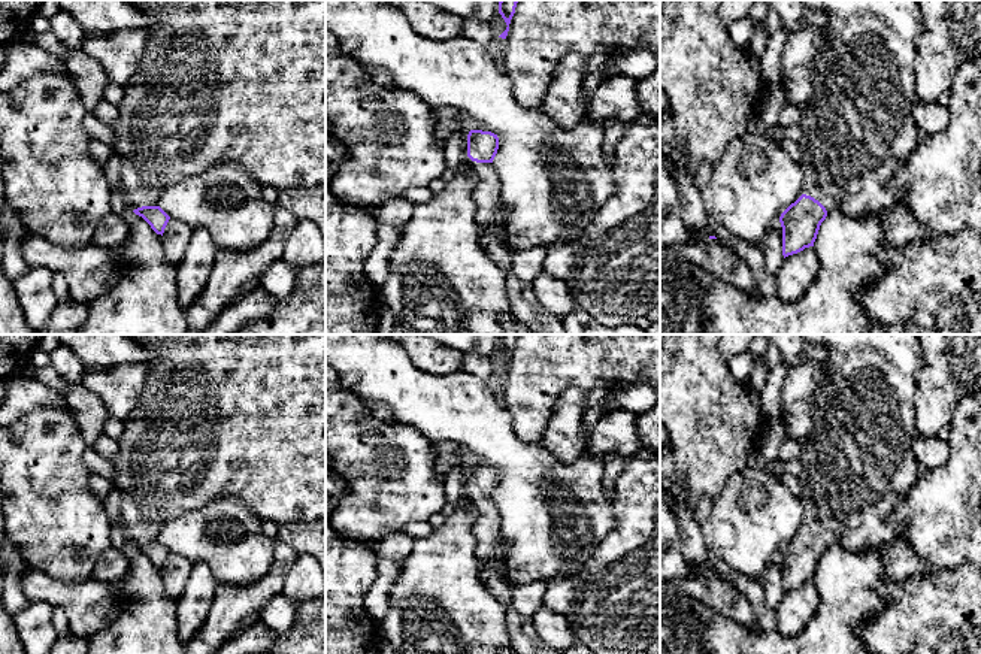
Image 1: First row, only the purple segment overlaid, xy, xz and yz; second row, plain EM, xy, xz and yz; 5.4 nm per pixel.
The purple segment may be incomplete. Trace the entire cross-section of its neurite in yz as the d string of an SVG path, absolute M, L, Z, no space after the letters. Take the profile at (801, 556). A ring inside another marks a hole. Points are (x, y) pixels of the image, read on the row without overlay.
M800 334L809 345L827 349L827 378L815 390L814 426L800 455L805 506L803 529L779 551L784 593L814 581L821 557L836 544L847 549L878 548L894 541L902 526L890 523L897 505L917 482L921 467L912 452L918 436L914 424L915 379L921 364L918 334Z

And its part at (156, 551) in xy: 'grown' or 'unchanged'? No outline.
grown

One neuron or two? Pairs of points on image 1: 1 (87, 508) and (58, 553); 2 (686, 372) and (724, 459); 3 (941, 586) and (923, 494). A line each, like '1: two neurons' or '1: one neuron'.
1: one neuron
2: one neuron
3: two neurons

